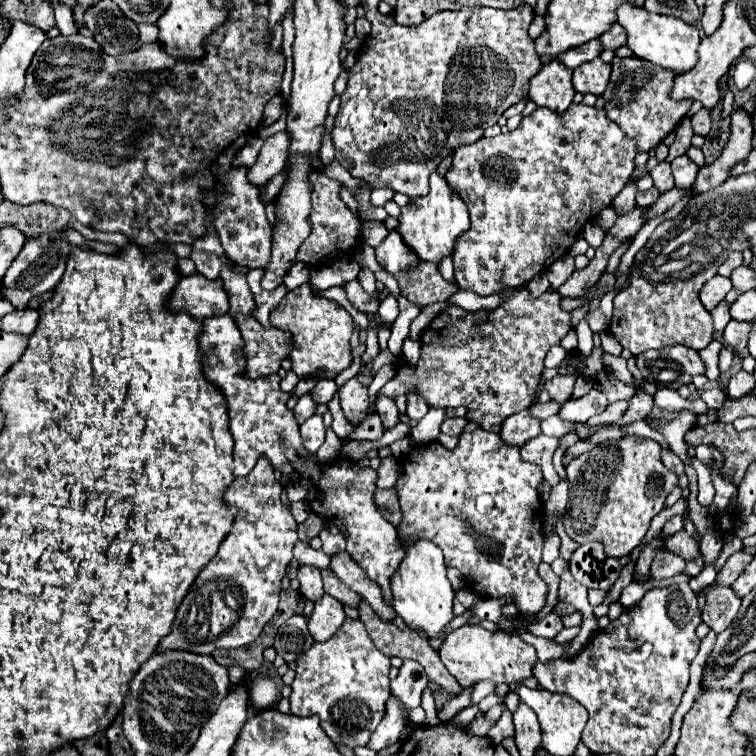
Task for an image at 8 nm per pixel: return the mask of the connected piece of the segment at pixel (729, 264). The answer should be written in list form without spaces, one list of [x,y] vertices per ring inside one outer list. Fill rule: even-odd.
[[[730,252],[730,256],[728,256],[728,260],[718,268],[718,274],[720,276],[730,276],[730,272],[734,270],[734,268],[738,268],[742,264],[742,252]]]

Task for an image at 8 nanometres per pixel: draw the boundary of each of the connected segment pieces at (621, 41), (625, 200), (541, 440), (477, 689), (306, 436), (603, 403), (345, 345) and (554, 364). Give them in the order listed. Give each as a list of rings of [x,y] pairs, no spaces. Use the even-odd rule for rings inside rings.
[[[614,24],[608,32],[604,32],[604,34],[600,36],[600,42],[602,42],[604,48],[618,50],[620,46],[626,44],[626,38],[628,38],[628,36],[624,36],[624,28],[620,28],[620,24]]]
[[[636,166],[634,172],[632,172],[632,176],[630,176],[630,180],[628,180],[628,184],[622,188],[622,192],[612,202],[612,208],[616,210],[618,216],[622,216],[622,214],[626,214],[626,212],[630,212],[630,210],[636,208],[636,202],[634,202],[634,196],[638,192],[636,180],[644,176],[640,170],[648,170],[648,166]]]
[[[536,436],[534,440],[526,442],[522,448],[520,448],[520,456],[524,462],[532,462],[532,464],[538,464],[542,468],[542,474],[544,474],[544,480],[550,484],[550,486],[556,486],[560,482],[560,476],[556,474],[554,466],[552,466],[552,454],[554,450],[558,448],[558,440],[556,438],[550,438],[550,436]]]
[[[488,680],[478,682],[478,684],[474,686],[474,692],[472,692],[472,702],[474,702],[474,704],[478,704],[484,696],[492,694],[494,690],[496,690],[496,684],[492,684],[492,682],[488,682]]]
[[[312,416],[308,418],[302,426],[300,426],[300,436],[302,436],[302,444],[308,452],[316,454],[318,448],[322,446],[324,442],[324,422],[322,422],[322,416]]]
[[[592,388],[586,396],[578,398],[578,400],[568,400],[564,402],[562,410],[560,410],[560,418],[566,422],[586,422],[590,416],[600,414],[604,408],[608,406],[608,398],[604,392]]]
[[[302,284],[290,290],[276,306],[276,310],[270,312],[270,322],[274,328],[292,334],[292,350],[288,358],[292,362],[292,372],[296,372],[298,378],[308,380],[318,376],[318,372],[322,372],[322,378],[334,380],[342,370],[346,370],[352,364],[350,354],[350,334],[354,330],[352,316],[334,300],[314,294],[310,284]]]
[[[552,346],[550,350],[548,350],[548,354],[546,354],[546,358],[544,358],[544,368],[558,368],[558,364],[566,358],[566,350],[562,348],[562,346]]]

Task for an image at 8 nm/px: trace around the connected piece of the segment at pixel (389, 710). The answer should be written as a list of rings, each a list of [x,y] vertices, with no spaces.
[[[390,696],[388,704],[386,704],[386,716],[378,724],[376,732],[372,732],[366,748],[378,752],[382,748],[396,744],[400,740],[400,732],[404,730],[406,724],[408,724],[408,720],[404,720],[404,706],[394,696]]]

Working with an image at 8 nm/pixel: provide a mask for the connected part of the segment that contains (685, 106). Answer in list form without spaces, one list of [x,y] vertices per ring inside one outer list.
[[[614,58],[612,74],[606,92],[602,98],[606,100],[606,114],[612,122],[616,122],[628,138],[634,138],[638,144],[638,152],[650,152],[660,144],[666,134],[670,134],[684,114],[690,110],[692,100],[670,100],[670,90],[674,84],[674,72],[666,72],[660,66],[648,64],[648,60],[640,58]]]

